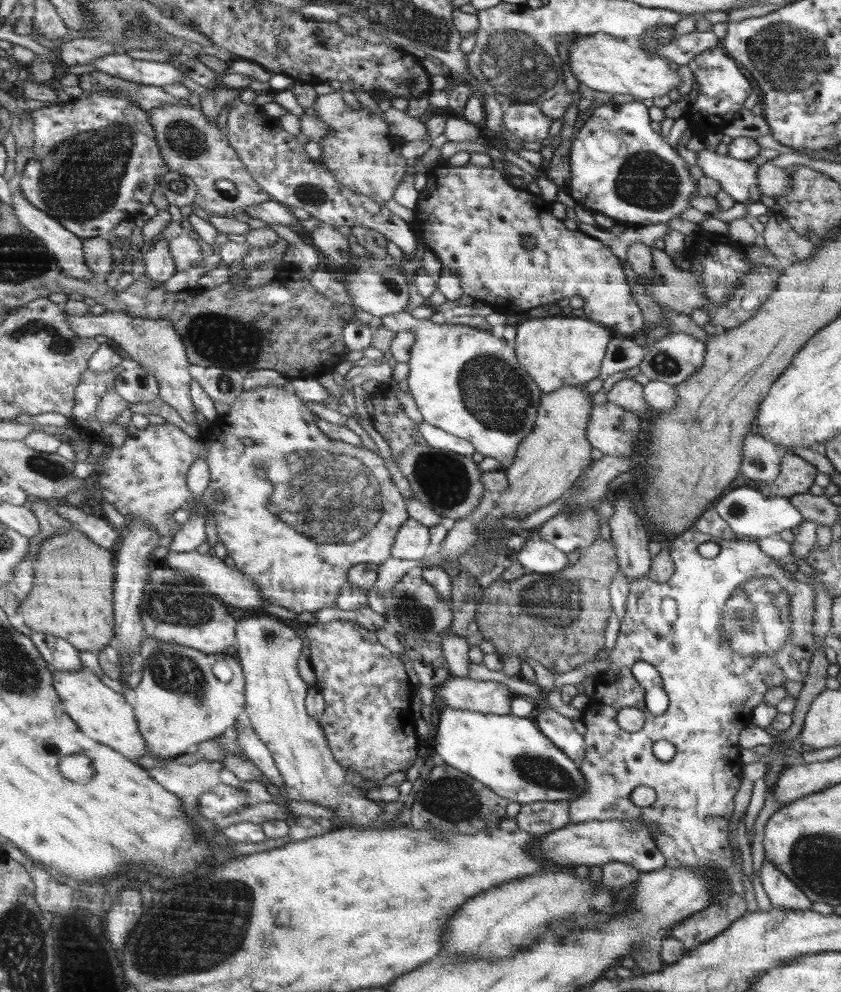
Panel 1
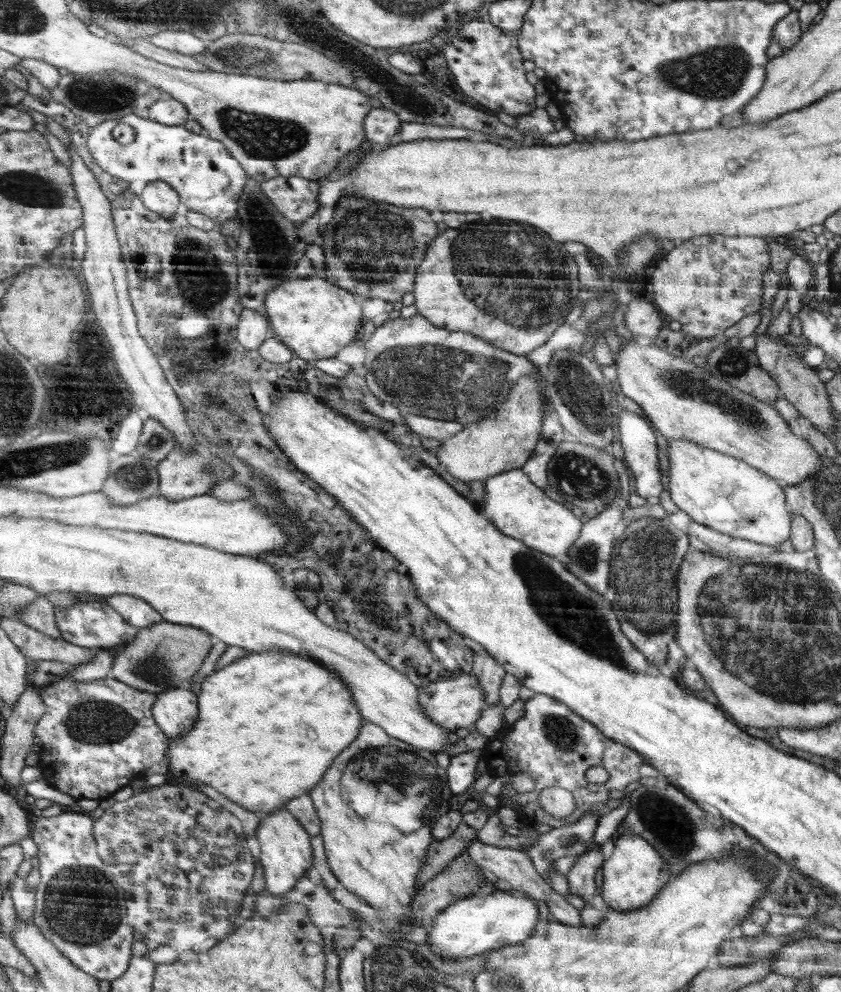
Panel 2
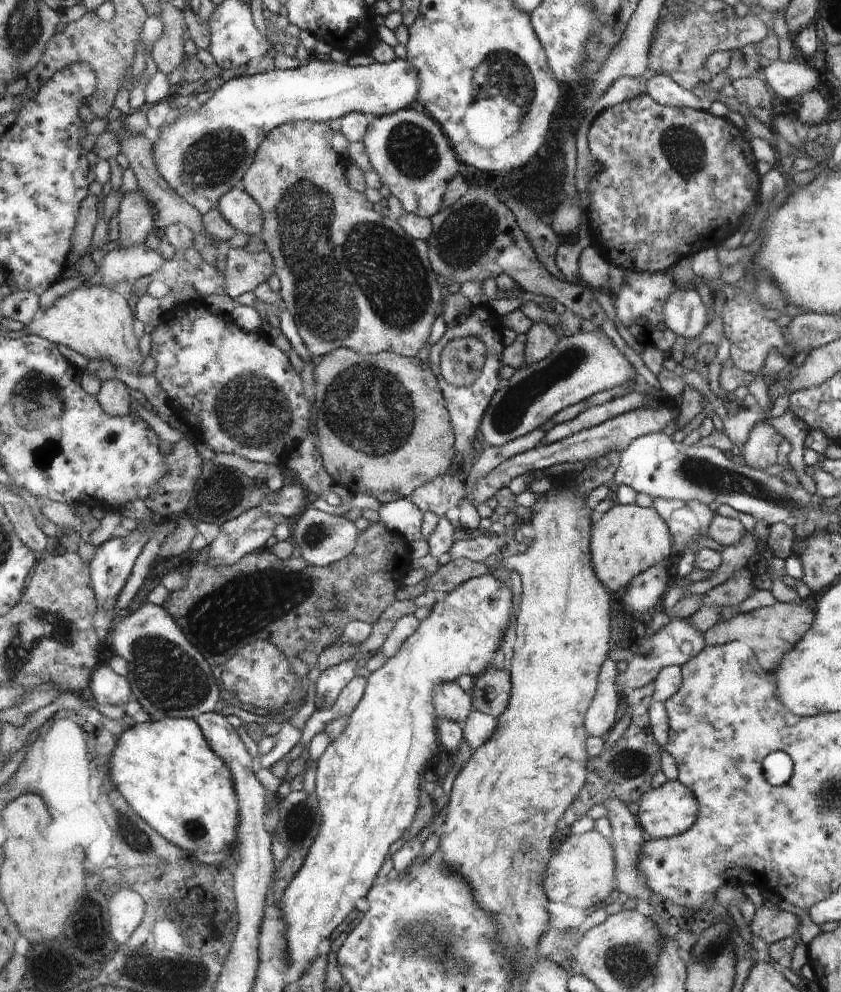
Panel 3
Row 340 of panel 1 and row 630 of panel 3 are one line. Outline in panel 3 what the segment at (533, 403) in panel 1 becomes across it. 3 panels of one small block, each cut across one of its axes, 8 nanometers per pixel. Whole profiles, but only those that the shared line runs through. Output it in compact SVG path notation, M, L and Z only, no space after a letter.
M484 574L484 576L475 577L468 582L464 582L462 586L454 588L452 592L446 594L440 602L436 602L431 609L430 614L420 621L420 626L416 628L416 631L410 636L404 644L400 647L397 654L394 654L392 658L382 666L376 672L372 672L368 678L366 678L366 688L364 688L364 696L360 700L358 706L354 708L354 711L349 715L348 726L346 730L333 740L322 756L317 761L316 766L316 792L315 796L318 800L318 810L320 810L320 816L322 816L322 822L320 822L320 829L316 839L312 842L310 849L308 850L306 859L302 864L302 868L298 870L298 873L292 882L288 884L282 898L278 903L279 909L282 910L282 920L286 922L286 944L288 944L288 958L290 958L290 967L293 968L296 964L300 964L302 968L308 968L310 960L316 956L318 952L318 944L322 938L328 938L330 932L346 918L346 914L354 908L354 900L360 900L364 898L366 894L369 894L370 886L374 884L374 876L376 872L380 870L380 864L386 860L388 856L388 848L402 836L402 832L406 828L410 828L412 820L414 820L414 814L416 814L416 808L418 808L418 780L420 780L420 774L422 770L432 762L432 758L436 756L436 750L438 750L438 742L436 742L436 728L434 728L434 695L436 686L444 684L444 682L457 682L456 679L462 675L471 675L473 678L482 675L482 672L486 671L486 666L490 664L490 658L492 654L498 650L500 646L500 640L504 636L504 632L508 630L510 626L510 618L512 618L512 594L510 594L511 588L502 584L500 580L496 580L491 574Z

